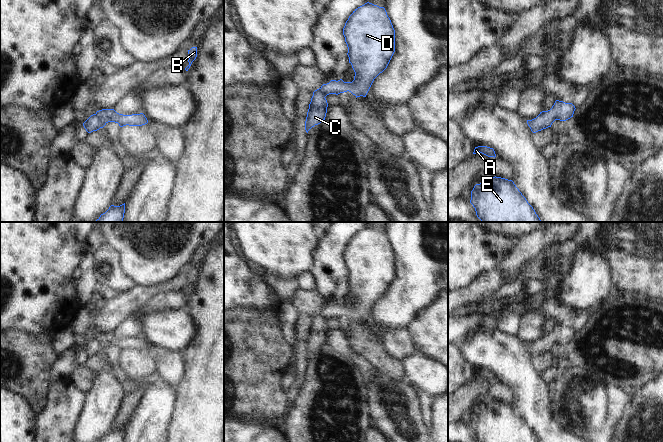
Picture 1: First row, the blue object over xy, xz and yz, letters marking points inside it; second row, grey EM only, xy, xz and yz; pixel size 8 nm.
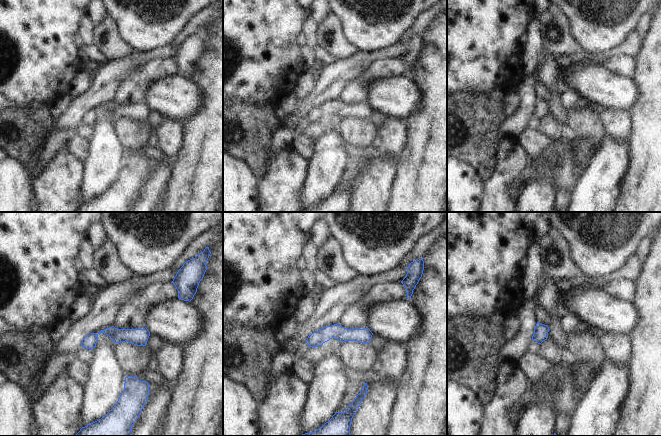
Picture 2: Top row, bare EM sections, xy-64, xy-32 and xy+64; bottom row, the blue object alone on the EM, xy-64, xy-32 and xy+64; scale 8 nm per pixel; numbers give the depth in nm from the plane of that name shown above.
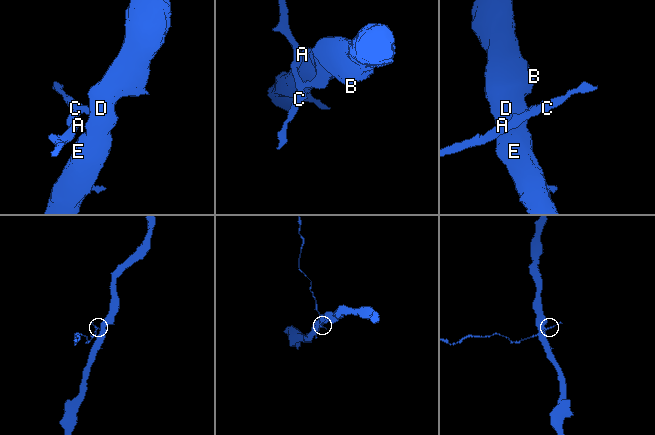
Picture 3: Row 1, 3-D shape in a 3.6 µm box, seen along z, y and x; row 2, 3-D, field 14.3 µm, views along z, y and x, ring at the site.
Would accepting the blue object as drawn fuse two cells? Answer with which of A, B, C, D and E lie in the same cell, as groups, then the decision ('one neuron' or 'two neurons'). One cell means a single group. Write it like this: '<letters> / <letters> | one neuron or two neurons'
A C / B D E | two neurons

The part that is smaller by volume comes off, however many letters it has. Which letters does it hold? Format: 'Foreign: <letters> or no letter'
Foreign: A, C.

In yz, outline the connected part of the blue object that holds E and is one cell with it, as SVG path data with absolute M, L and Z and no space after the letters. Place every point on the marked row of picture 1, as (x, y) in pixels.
M492 177L476 184L470 203L481 222L541 222L512 180Z

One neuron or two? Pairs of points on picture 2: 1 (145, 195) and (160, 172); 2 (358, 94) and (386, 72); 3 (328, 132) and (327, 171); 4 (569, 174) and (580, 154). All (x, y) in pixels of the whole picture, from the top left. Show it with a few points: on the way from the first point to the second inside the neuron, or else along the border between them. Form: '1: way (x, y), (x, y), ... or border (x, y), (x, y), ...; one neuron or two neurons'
1: way (151, 189), (156, 184), (157, 178); one neuron
2: way (360, 86), (374, 72), (378, 72); one neuron
3: way (328, 142), (328, 161); one neuron
4: way (570, 169), (575, 159); one neuron

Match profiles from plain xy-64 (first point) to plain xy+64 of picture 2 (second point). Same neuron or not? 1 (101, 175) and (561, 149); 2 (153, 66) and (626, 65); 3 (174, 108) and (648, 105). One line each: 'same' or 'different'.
1: different
2: same
3: different

